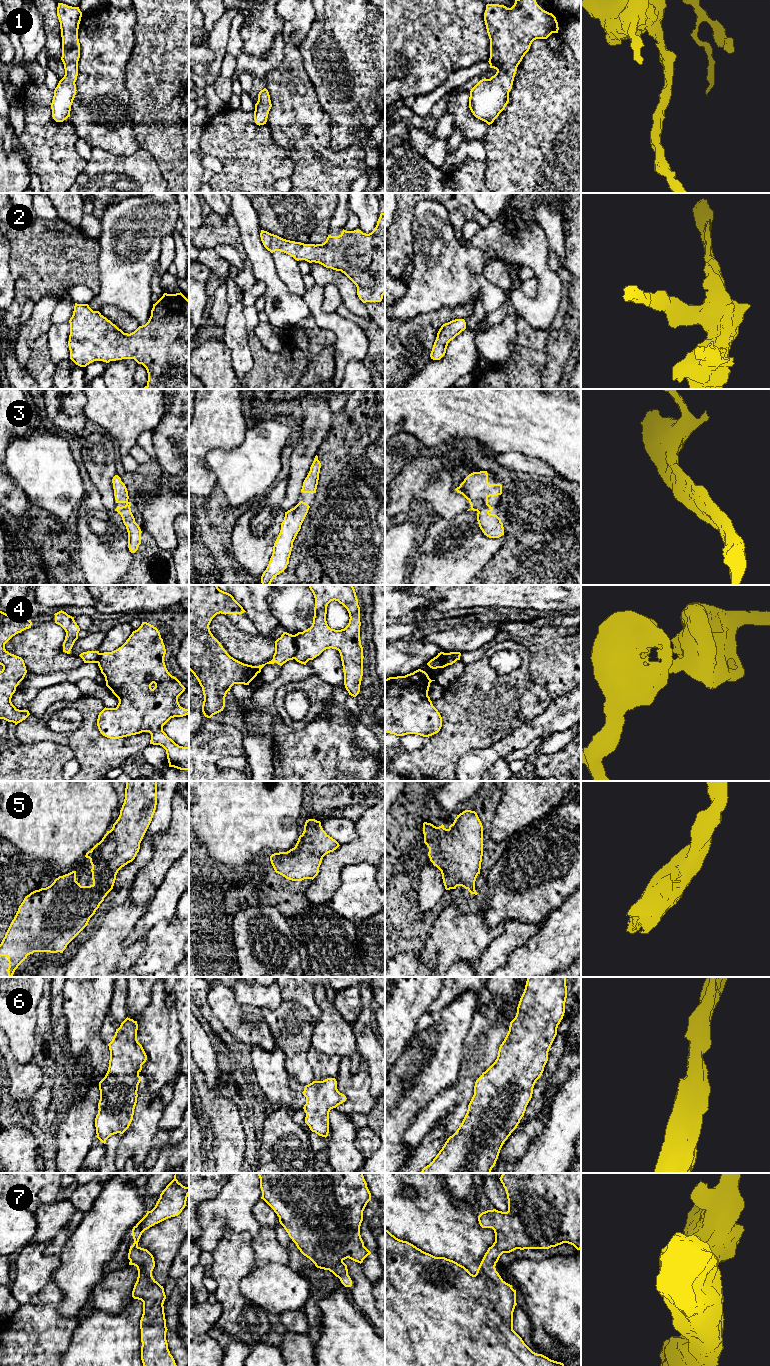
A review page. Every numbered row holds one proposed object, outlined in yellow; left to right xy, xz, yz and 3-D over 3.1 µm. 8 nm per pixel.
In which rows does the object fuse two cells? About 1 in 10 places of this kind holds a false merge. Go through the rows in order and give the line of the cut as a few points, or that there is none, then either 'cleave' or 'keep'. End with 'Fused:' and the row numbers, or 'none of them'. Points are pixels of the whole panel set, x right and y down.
1: cut none; keep
2: cut none; keep
3: cut none; keep
4: cut xz (293, 635), (295, 643), (294, 658); cleave
5: cut none; keep
6: cut none; keep
7: cut none; keep
Fused: 4

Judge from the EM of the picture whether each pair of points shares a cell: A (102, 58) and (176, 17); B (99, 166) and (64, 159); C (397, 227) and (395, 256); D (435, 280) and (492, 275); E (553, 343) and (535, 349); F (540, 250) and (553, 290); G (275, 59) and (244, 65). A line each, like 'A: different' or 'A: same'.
A: different
B: different
C: same
D: different
E: different
F: same
G: same

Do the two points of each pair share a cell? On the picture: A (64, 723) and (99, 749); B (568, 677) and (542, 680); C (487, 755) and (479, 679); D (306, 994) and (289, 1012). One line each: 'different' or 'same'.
A: different
B: same
C: different
D: different

